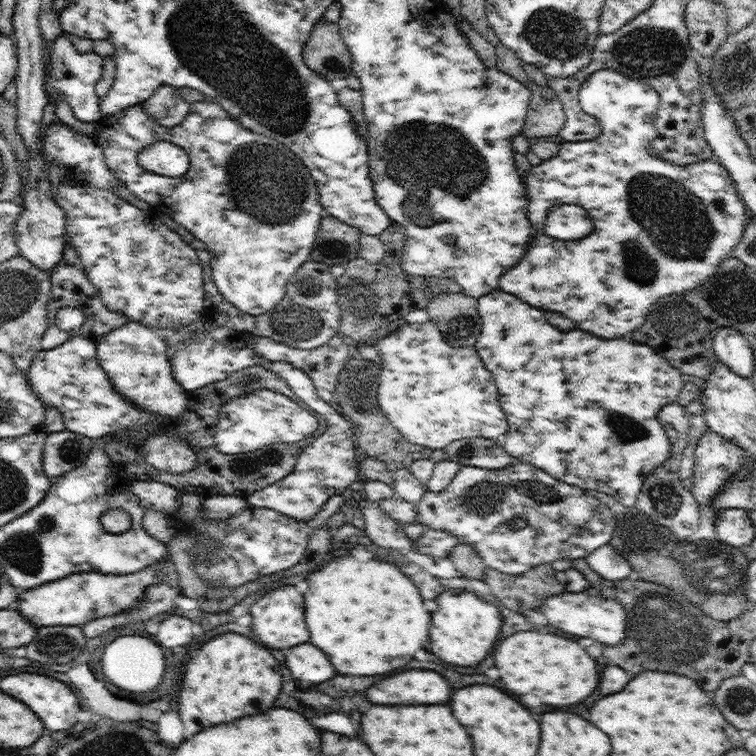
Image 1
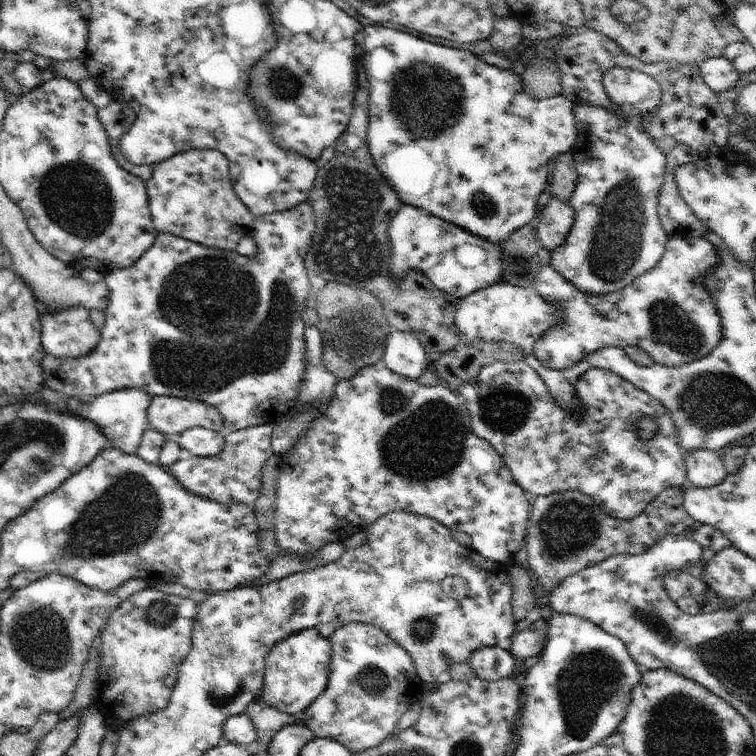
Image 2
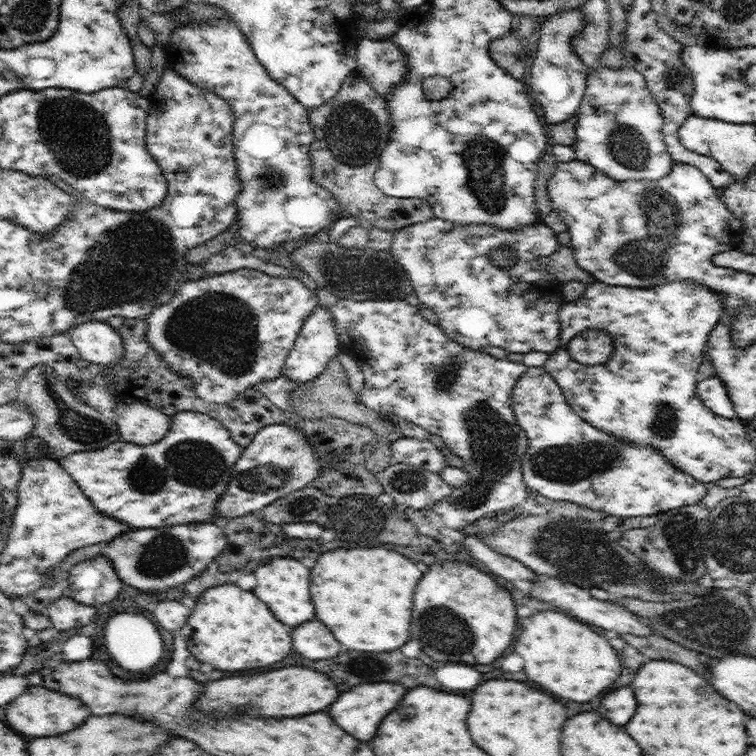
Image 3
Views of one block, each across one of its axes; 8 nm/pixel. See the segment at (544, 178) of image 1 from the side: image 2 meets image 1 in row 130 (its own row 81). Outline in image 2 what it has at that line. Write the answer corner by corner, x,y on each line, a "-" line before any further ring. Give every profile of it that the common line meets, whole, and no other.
614,67
607,70
604,73
602,84
604,92
608,96
609,100
614,103
616,111
607,111
604,107
593,107
588,104
578,104
573,106
573,113
575,114
577,133
575,148
570,150
574,161
574,168
578,173
577,183
575,191
570,197
569,204
574,209
575,219
566,237
566,242
563,242
560,246
557,246
551,253
550,265
554,270
558,271
568,282
571,282
578,290
586,294
591,295
605,295
608,293
615,293
622,290
625,286
632,284
636,278
642,276
645,272
648,272
653,266
656,266
657,262
660,262
662,255
665,251
666,243
669,236
666,234
664,227
661,225
661,220
658,214
659,194
662,190
662,185
665,181
665,166
667,164
667,156
660,151
660,148
654,143
654,138
649,135
648,131
643,129
641,123
643,119
651,113
656,113
657,109
661,105
662,89
655,78
648,76
642,71
623,69
620,67

